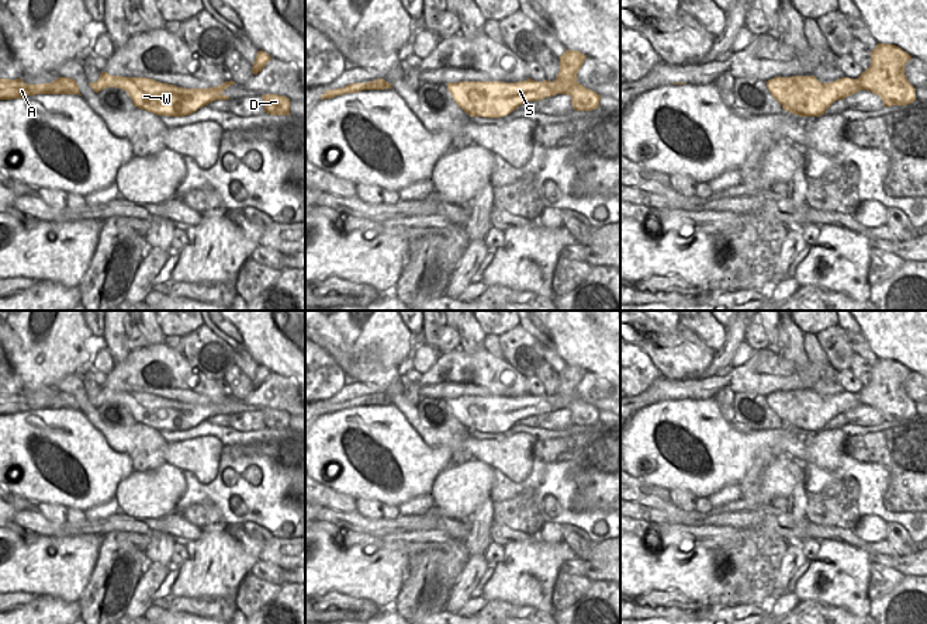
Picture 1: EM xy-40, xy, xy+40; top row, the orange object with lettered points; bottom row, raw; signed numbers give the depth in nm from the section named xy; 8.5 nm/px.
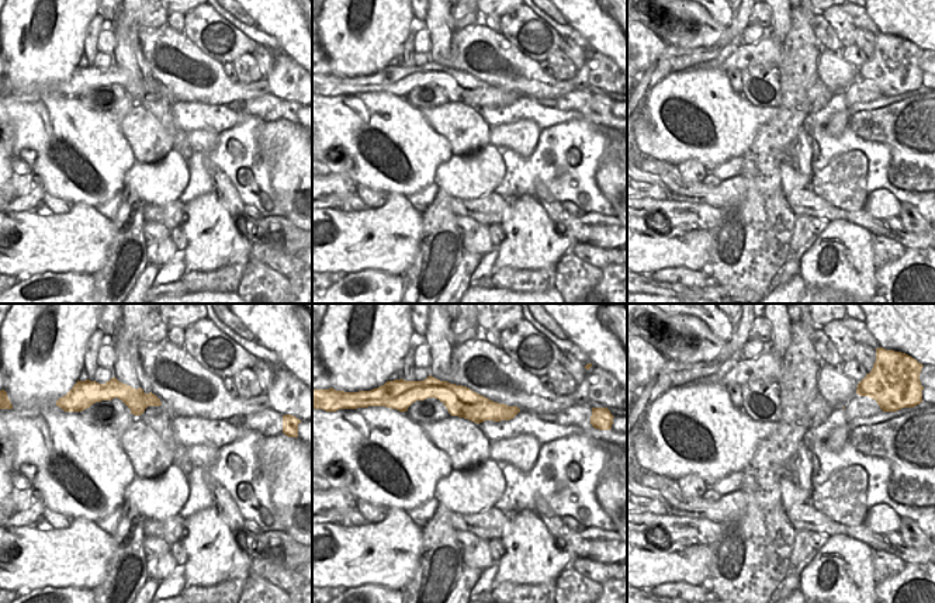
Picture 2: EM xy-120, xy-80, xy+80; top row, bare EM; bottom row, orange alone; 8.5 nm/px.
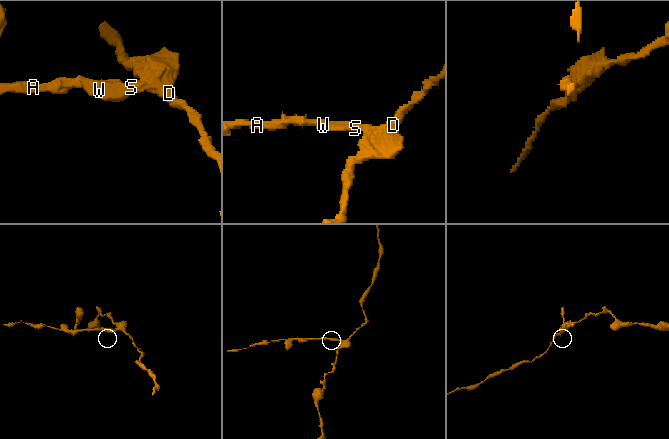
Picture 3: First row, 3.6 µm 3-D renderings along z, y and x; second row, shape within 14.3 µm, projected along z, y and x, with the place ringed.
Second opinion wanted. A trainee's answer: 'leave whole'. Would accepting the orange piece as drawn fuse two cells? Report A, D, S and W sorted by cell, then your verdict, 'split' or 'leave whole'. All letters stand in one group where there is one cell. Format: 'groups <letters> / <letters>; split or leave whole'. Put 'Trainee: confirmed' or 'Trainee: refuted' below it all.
groups A S W / D; split
Trainee: refuted

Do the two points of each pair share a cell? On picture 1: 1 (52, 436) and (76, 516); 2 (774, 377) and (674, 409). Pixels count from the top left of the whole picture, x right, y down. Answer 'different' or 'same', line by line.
1: different
2: different

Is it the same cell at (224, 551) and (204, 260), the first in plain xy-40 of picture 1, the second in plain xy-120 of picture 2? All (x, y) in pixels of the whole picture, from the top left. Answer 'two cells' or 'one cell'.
one cell

